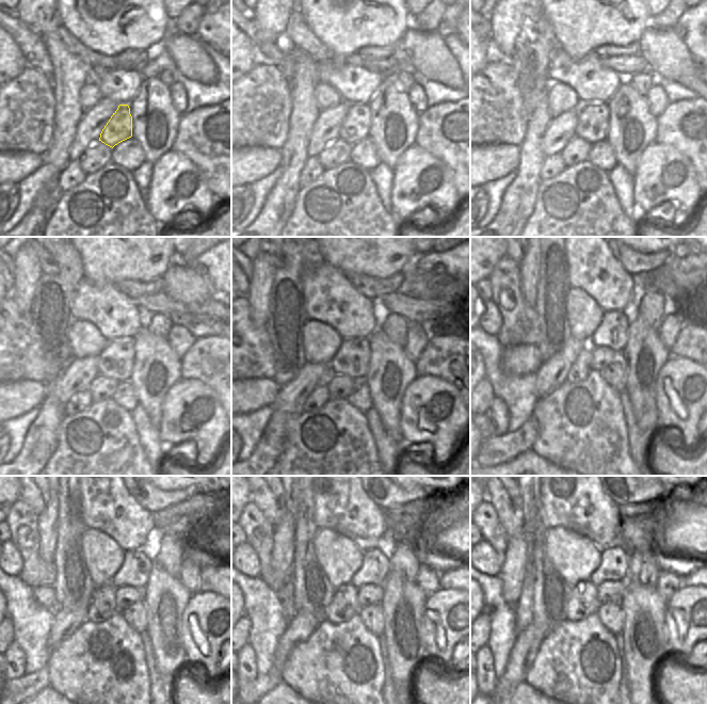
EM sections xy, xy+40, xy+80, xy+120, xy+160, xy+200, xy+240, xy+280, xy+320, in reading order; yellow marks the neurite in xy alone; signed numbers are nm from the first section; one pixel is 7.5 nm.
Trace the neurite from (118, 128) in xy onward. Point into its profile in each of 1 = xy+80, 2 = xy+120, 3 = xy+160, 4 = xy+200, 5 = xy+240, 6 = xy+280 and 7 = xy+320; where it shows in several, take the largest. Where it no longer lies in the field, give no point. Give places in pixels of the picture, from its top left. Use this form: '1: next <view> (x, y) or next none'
1: next xy+80 (593, 120)
2: next xy+120 (115, 360)
3: next xy+160 (352, 360)
4: next xy+200 (612, 333)
5: next xy+240 (134, 572)
6: next xy+280 (375, 568)
7: next xy+320 (614, 565)

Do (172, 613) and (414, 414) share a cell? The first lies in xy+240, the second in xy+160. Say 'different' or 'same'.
different

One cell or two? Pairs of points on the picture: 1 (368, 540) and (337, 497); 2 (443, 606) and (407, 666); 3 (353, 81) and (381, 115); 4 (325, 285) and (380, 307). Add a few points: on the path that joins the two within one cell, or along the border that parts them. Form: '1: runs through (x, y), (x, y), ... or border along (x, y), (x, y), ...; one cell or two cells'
1: runs through (365, 529), (365, 526), (347, 508); one cell
2: border along (421, 617), (420, 642), (421, 654), (424, 659); two cells
3: border along (382, 81), (368, 104); two cells
4: border along (371, 300), (374, 322), (378, 328); two cells

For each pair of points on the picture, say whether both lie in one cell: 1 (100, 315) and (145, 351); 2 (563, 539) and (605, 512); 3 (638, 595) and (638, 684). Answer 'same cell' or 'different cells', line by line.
1: different cells
2: different cells
3: same cell

